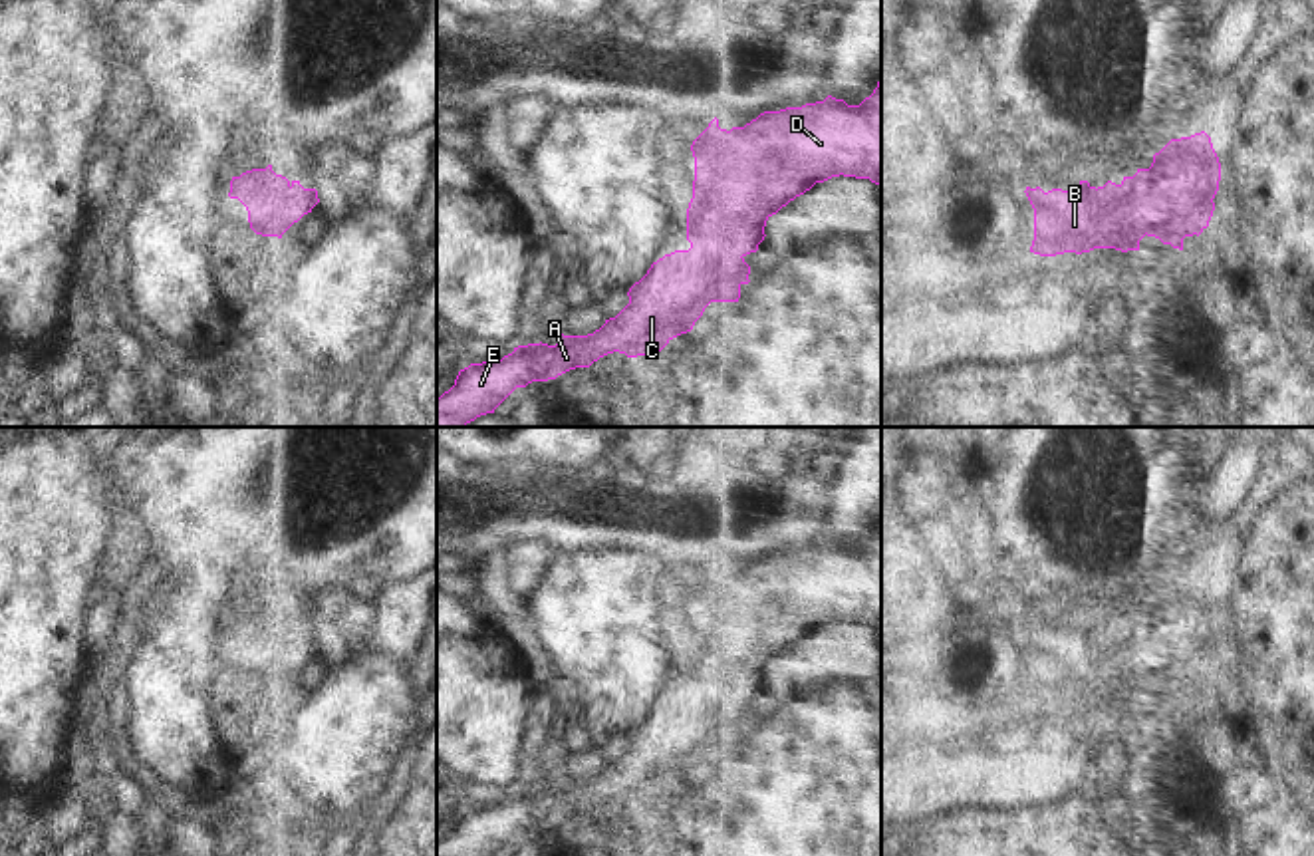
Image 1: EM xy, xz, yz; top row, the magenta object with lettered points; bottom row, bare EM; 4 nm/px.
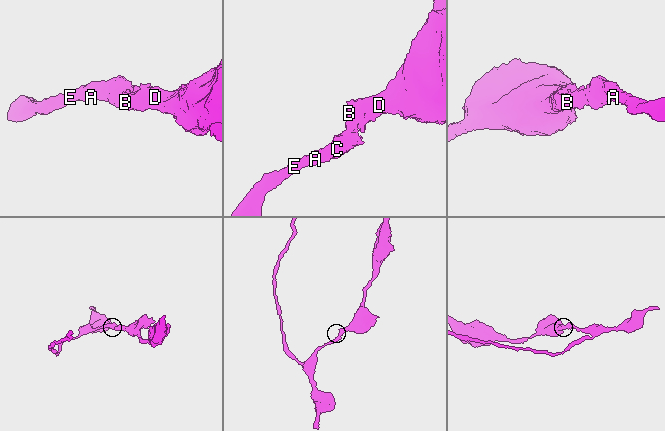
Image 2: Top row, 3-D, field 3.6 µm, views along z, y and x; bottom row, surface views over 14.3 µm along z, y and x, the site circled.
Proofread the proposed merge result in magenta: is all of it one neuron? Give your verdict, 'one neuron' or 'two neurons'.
one neuron

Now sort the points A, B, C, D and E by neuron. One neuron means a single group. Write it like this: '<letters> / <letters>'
A B C D E

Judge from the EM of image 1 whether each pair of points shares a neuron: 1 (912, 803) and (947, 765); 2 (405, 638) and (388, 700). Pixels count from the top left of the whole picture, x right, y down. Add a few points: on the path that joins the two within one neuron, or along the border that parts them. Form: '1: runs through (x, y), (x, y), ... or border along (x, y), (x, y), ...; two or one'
1: runs through (921, 799), (945, 775); one
2: runs through (392, 654), (388, 660), (388, 684); one

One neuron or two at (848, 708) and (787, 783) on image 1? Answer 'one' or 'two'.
one

